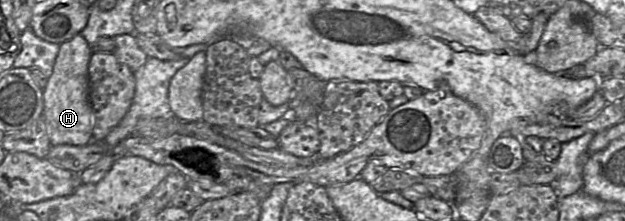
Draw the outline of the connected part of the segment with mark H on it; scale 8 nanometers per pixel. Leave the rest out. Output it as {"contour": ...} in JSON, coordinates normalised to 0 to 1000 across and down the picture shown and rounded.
{"contour":[[[123,154],[96,199],[83,339],[69,407],[69,534],[83,661],[136,661],[149,638],[150,511],[142,452],[141,299],[146,204]]]}

